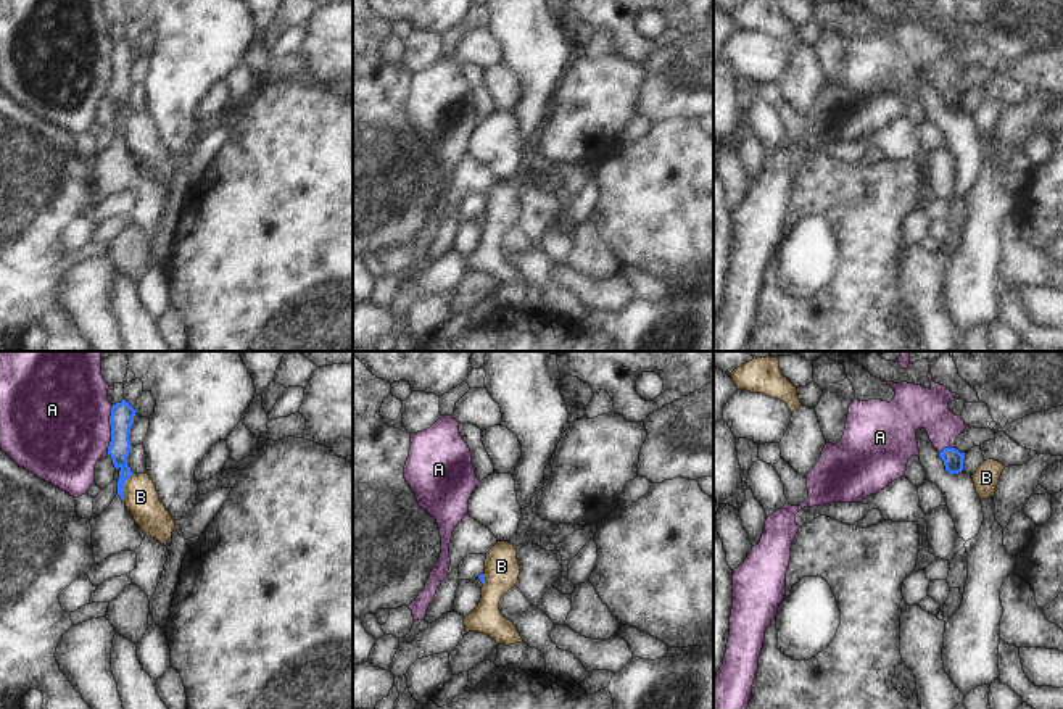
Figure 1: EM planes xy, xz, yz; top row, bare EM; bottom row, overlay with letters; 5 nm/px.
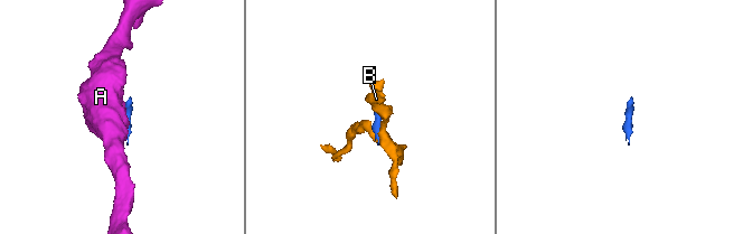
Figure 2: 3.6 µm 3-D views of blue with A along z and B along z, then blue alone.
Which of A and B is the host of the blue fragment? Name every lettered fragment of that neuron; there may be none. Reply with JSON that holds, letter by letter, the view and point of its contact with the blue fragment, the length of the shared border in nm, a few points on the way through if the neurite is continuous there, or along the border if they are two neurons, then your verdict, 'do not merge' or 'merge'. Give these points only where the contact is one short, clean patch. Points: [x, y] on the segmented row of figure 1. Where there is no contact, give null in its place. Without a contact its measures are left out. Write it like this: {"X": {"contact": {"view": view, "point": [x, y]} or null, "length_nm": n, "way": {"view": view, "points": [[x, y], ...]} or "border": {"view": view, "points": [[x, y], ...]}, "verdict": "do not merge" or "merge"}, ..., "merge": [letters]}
{"A": {"contact": {"view": "xy", "point": [111, 429]}, "length_nm": 240, "border": {"view": "xy", "points": [[113, 405], [107, 451]]}, "verdict": "do not merge"}, "B": {"contact": {"view": "xy", "point": [123, 489]}, "length_nm": 150, "border": {"view": "xy", "points": [[132, 474], [124, 484], [123, 501]]}, "verdict": "do not merge"}, "merge": []}

